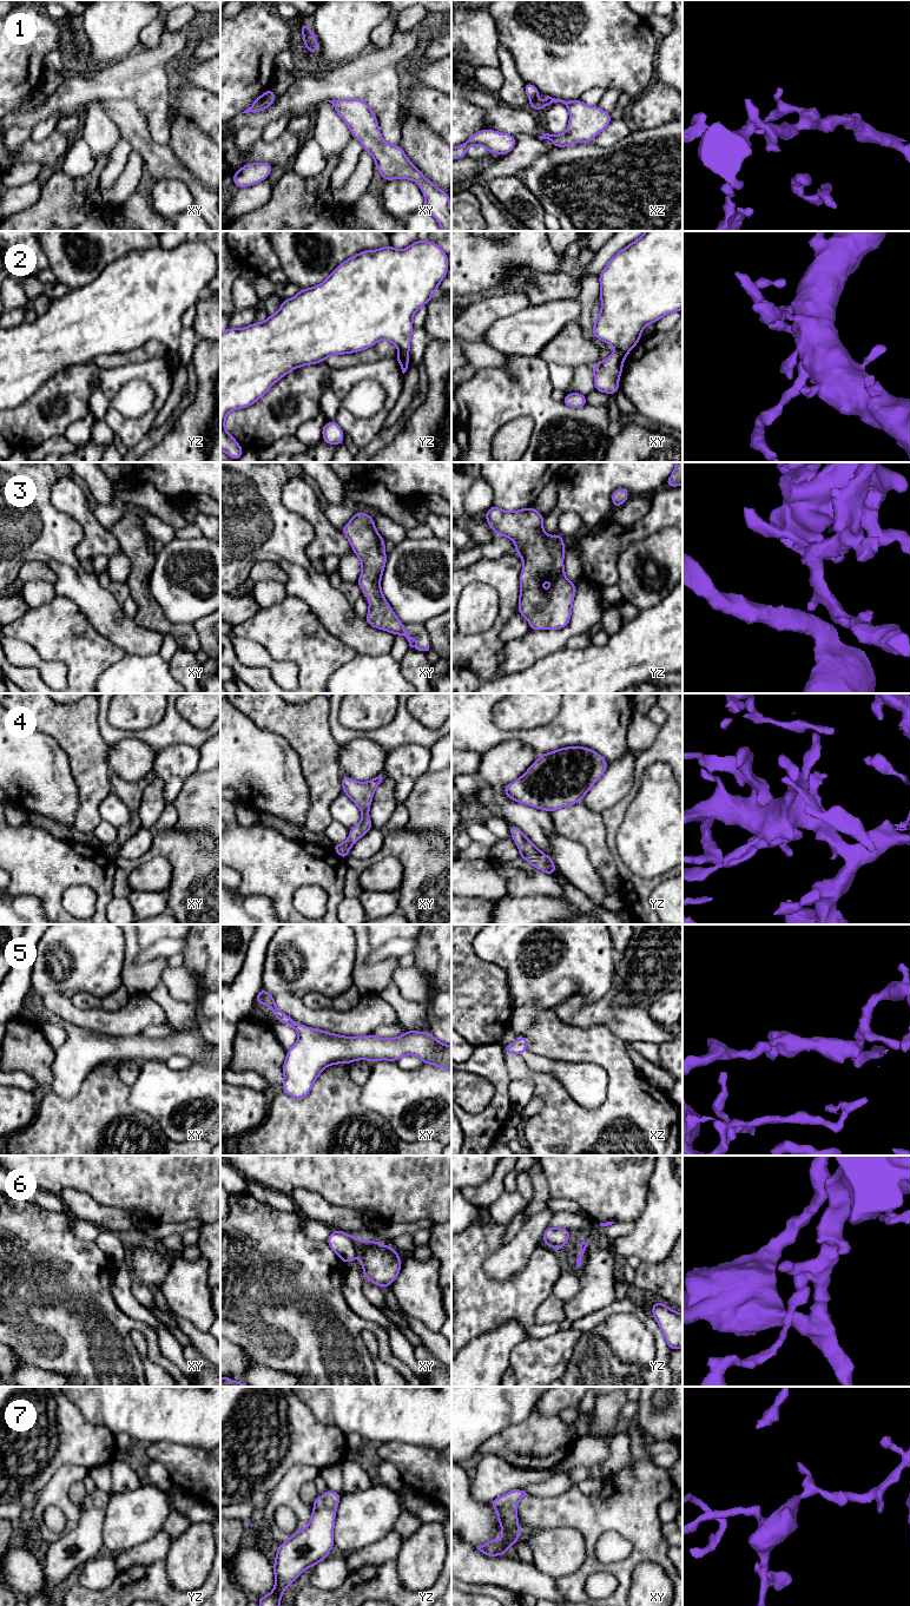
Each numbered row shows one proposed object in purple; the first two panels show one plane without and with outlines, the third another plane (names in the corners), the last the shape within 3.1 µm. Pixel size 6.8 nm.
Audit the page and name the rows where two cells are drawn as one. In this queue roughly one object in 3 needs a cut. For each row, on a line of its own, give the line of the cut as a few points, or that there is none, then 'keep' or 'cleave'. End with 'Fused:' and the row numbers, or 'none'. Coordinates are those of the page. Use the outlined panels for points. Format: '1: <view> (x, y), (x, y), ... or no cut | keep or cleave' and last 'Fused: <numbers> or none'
1: no cut | keep
2: xy (617, 349), (626, 354) | cleave
3: no cut | keep
4: no cut | keep
5: no cut | keep
6: xy (362, 1243), (358, 1254) | cleave
7: no cut | keep
Fused: 2, 6

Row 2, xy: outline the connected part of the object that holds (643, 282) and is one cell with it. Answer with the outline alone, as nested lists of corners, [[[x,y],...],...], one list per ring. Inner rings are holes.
[[[646,231],[608,262],[599,281],[601,311],[592,335],[627,355],[647,324],[682,309],[682,231]]]

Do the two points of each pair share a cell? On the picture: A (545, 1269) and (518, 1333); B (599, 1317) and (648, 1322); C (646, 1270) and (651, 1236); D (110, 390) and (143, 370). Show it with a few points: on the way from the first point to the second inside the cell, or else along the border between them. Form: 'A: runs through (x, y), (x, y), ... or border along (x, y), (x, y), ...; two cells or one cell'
A: border along (493, 1330), (509, 1321), (516, 1321), (528, 1335); two cells
B: runs through (611, 1310), (615, 1307), (633, 1307), (637, 1310); one cell
C: border along (670, 1252), (666, 1258), (658, 1262), (641, 1261); two cells
D: runs through (117, 382), (126, 373), (134, 370); one cell

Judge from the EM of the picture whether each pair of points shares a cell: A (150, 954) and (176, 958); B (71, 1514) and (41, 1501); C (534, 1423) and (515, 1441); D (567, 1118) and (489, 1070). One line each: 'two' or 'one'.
A: one
B: one
C: one
D: two

